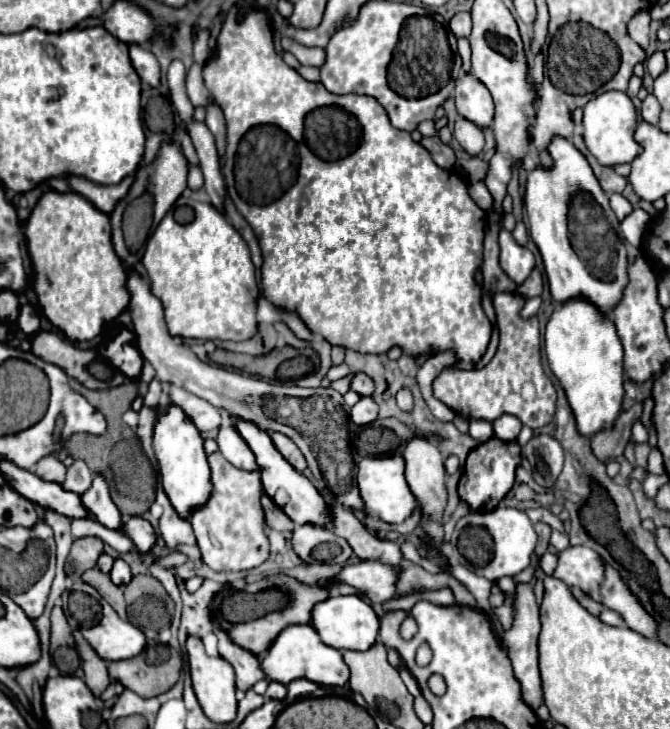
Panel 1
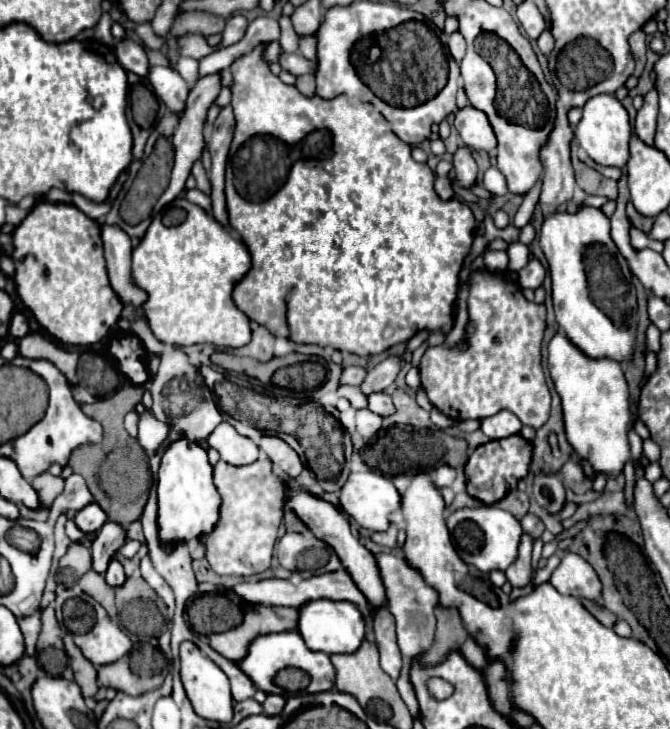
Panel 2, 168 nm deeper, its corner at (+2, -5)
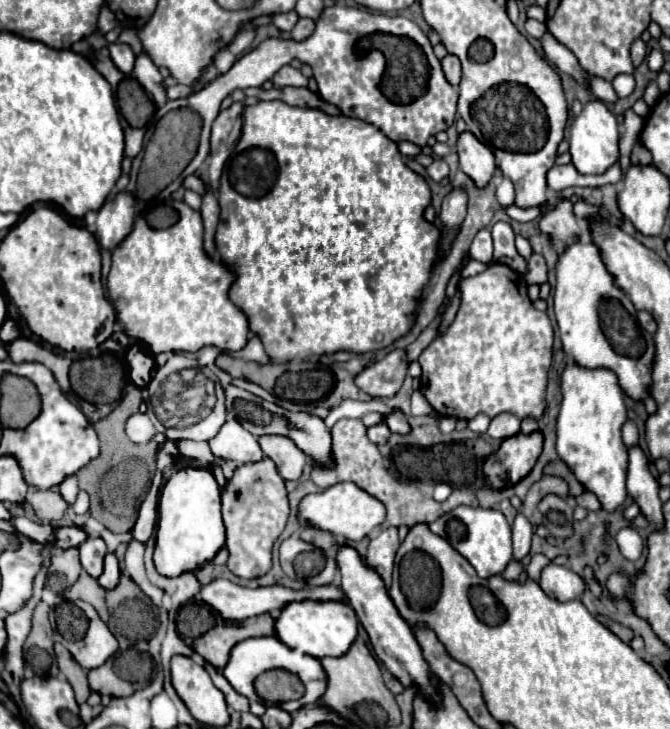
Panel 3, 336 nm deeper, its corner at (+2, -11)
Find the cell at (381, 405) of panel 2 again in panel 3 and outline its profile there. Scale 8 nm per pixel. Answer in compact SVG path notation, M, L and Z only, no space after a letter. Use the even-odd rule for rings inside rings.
M395 408L391 414L385 414L385 420L383 422L389 426L391 432L399 432L399 434L407 434L409 432L407 416L399 408Z

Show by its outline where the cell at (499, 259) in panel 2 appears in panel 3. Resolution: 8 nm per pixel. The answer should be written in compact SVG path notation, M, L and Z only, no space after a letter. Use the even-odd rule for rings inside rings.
M487 228L477 232L477 236L471 242L469 254L471 254L471 258L475 258L483 264L493 264L493 238Z

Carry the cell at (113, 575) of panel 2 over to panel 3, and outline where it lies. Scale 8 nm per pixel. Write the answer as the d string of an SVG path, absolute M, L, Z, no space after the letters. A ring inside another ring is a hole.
M107 554L105 556L105 570L103 574L99 576L99 584L105 588L105 590L113 590L117 584L119 584L119 578L121 578L121 572L119 572L119 562L115 558L115 554Z

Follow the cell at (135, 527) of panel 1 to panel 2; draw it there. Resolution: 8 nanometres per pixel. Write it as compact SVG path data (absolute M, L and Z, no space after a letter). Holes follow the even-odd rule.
M105 522L101 530L97 530L95 540L91 542L91 566L95 572L103 574L109 566L111 556L125 544L125 530L115 522Z

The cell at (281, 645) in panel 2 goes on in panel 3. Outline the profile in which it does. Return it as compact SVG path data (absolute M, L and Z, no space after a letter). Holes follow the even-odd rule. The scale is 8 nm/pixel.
M261 636L261 638L249 638L249 640L243 640L241 644L237 644L233 650L231 650L231 658L229 658L229 664L225 666L223 670L223 676L231 682L231 686L247 696L251 702L257 702L259 696L255 692L255 680L259 674L271 670L271 668L283 668L283 670L289 670L293 674L297 674L301 678L301 682L305 684L305 694L299 700L288 701L280 704L280 706L289 713L293 713L300 708L306 707L307 704L315 704L323 694L325 694L325 688L327 688L327 674L321 666L321 662L313 656L305 656L305 654L299 654L295 652L293 648L289 648L287 644L283 644L279 638L275 636Z

